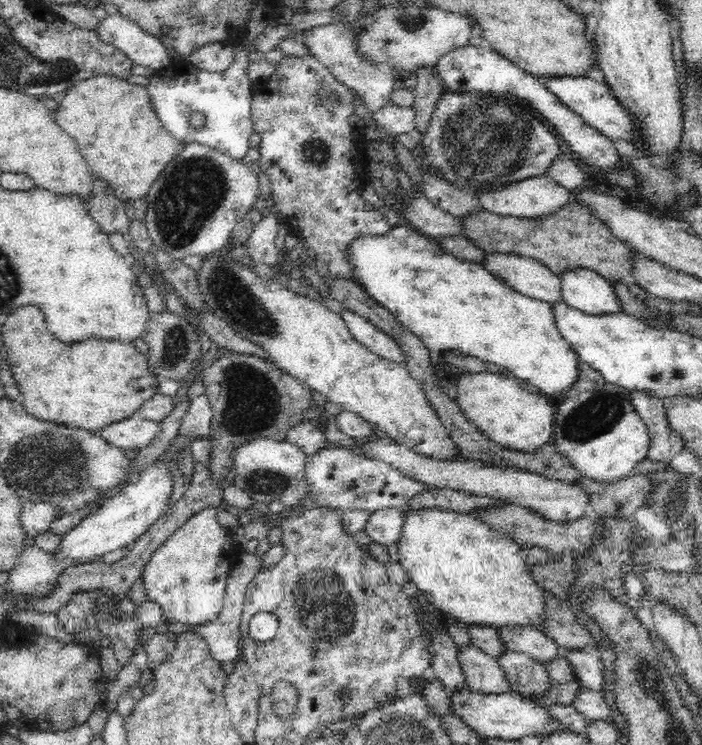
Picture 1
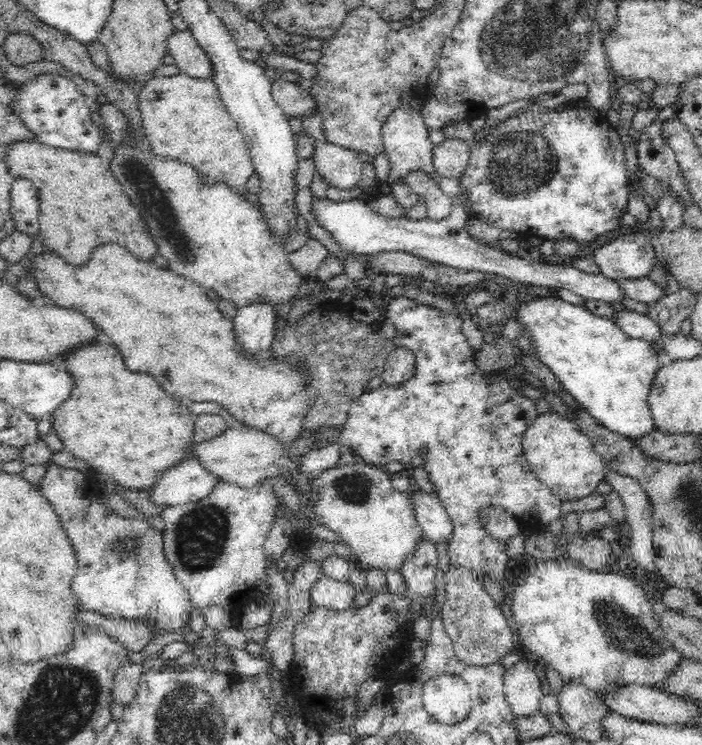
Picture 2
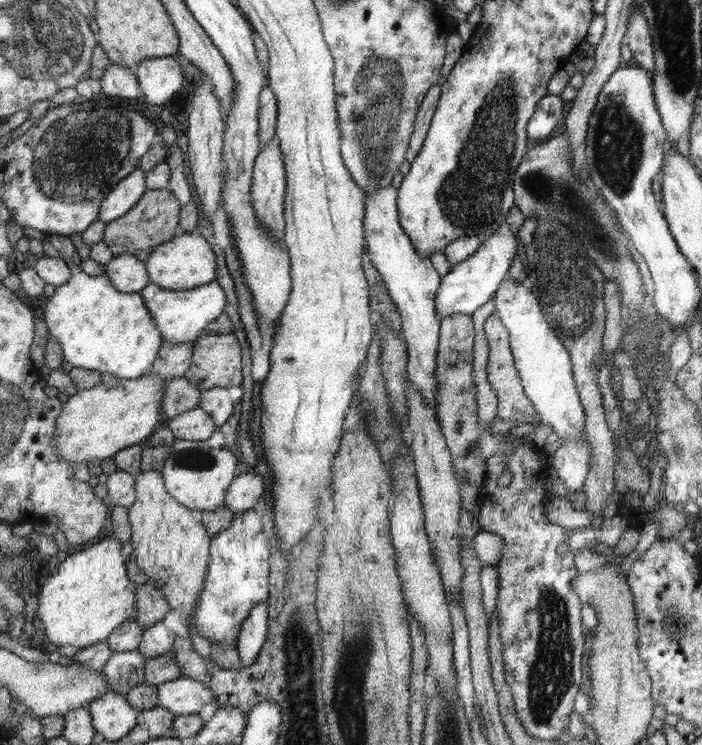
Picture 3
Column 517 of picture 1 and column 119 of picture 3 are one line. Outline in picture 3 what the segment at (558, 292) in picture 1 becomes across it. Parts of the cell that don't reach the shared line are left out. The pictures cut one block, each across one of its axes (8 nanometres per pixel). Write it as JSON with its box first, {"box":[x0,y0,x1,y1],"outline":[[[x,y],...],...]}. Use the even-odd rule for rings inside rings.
{"box":[105,253,151,294],"outline":[[[132,253],[116,256],[105,265],[105,275],[116,290],[125,294],[140,293],[151,284],[146,264]]]}

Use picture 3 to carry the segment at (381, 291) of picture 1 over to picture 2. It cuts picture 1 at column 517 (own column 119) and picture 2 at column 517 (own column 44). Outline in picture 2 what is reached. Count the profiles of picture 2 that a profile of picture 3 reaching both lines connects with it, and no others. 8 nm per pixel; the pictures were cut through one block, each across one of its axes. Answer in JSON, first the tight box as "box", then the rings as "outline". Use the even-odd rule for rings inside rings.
{"box":[514,296,660,440],"outline":[[[546,296],[539,300],[537,298],[524,297],[521,298],[521,303],[517,302],[514,305],[514,318],[530,334],[531,341],[536,349],[536,354],[539,359],[556,375],[556,379],[560,381],[562,389],[570,393],[570,396],[578,402],[580,408],[585,409],[585,411],[598,423],[602,426],[605,426],[608,430],[612,432],[630,437],[635,440],[637,438],[643,437],[644,434],[651,433],[655,430],[655,423],[651,415],[651,410],[648,404],[648,393],[652,388],[652,382],[660,370],[660,354],[657,350],[651,346],[646,340],[630,338],[623,330],[620,330],[620,327],[613,321],[608,318],[601,318],[598,315],[592,314],[591,311],[588,311],[582,306],[575,306],[574,304],[569,304],[564,302],[562,298],[552,298],[552,296]]]}

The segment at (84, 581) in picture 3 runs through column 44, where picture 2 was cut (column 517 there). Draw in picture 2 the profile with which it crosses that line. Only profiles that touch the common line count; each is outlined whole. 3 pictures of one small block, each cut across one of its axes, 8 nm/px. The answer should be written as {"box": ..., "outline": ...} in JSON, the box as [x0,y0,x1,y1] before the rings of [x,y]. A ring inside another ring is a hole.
{"box":[505,557,683,693],"outline":[[[566,557],[540,561],[527,569],[509,588],[505,602],[512,612],[509,617],[524,648],[559,672],[564,682],[584,685],[596,693],[608,693],[622,685],[659,688],[683,660],[681,652],[663,635],[646,592],[633,577],[585,569]]]}

